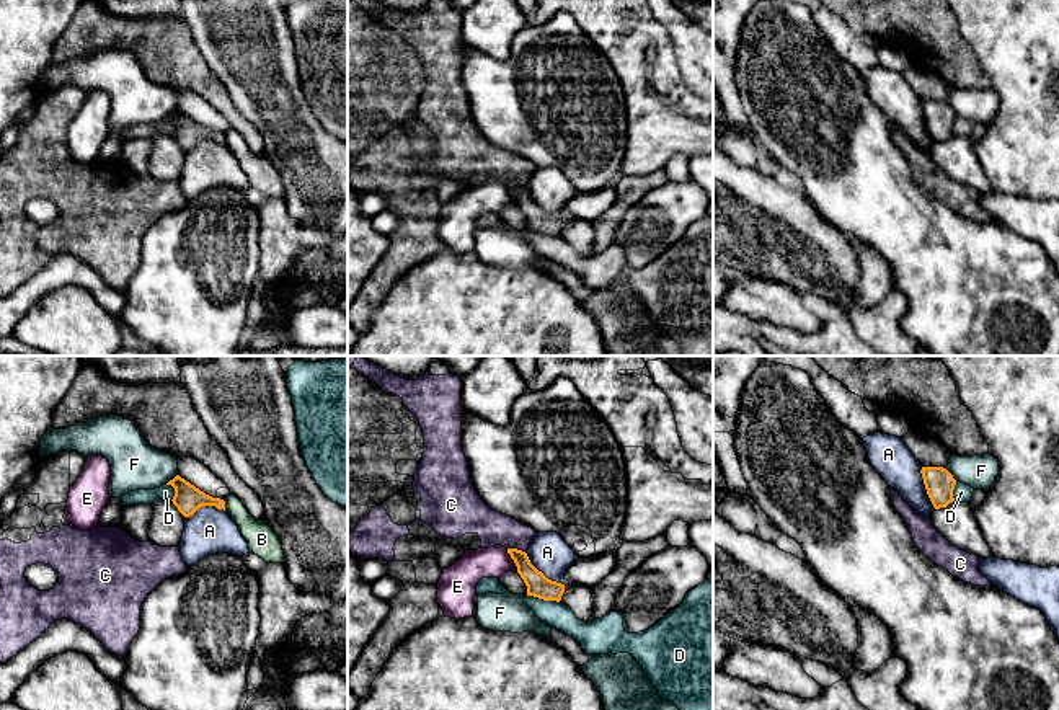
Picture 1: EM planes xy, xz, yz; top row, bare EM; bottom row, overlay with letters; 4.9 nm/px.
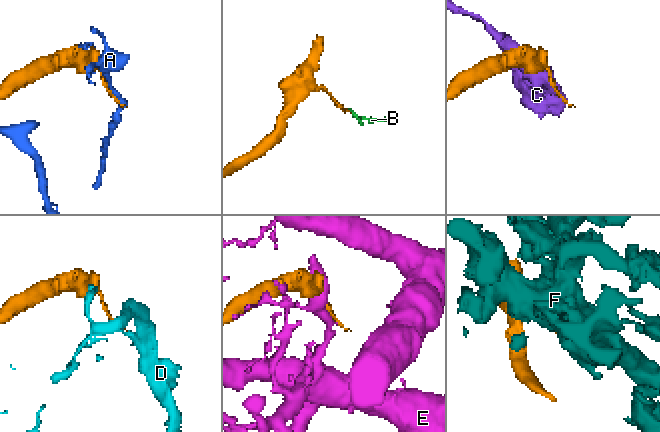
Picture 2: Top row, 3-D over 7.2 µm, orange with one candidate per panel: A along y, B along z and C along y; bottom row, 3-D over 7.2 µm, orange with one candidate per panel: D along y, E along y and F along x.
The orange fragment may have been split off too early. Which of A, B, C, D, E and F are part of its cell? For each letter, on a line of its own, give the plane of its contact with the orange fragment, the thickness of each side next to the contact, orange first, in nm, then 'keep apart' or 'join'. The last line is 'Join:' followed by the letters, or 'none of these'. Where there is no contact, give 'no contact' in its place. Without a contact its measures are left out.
A: xz | 110/190 nm | keep apart
B: xy | 140/150 nm | keep apart
C: xz | 110/160 nm | keep apart
D: xz | 110/130 nm | keep apart
E: xz | 110/150 nm | keep apart
F: yz | 150/170 nm | keep apart
Join: none of these

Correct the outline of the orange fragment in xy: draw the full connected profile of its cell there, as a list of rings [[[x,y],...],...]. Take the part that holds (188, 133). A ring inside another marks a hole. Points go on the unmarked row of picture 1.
[[[176,109],[166,119],[175,122],[175,131],[171,135],[184,152],[193,150],[202,140],[215,140],[217,144],[225,145],[224,134],[206,129],[179,109]]]

